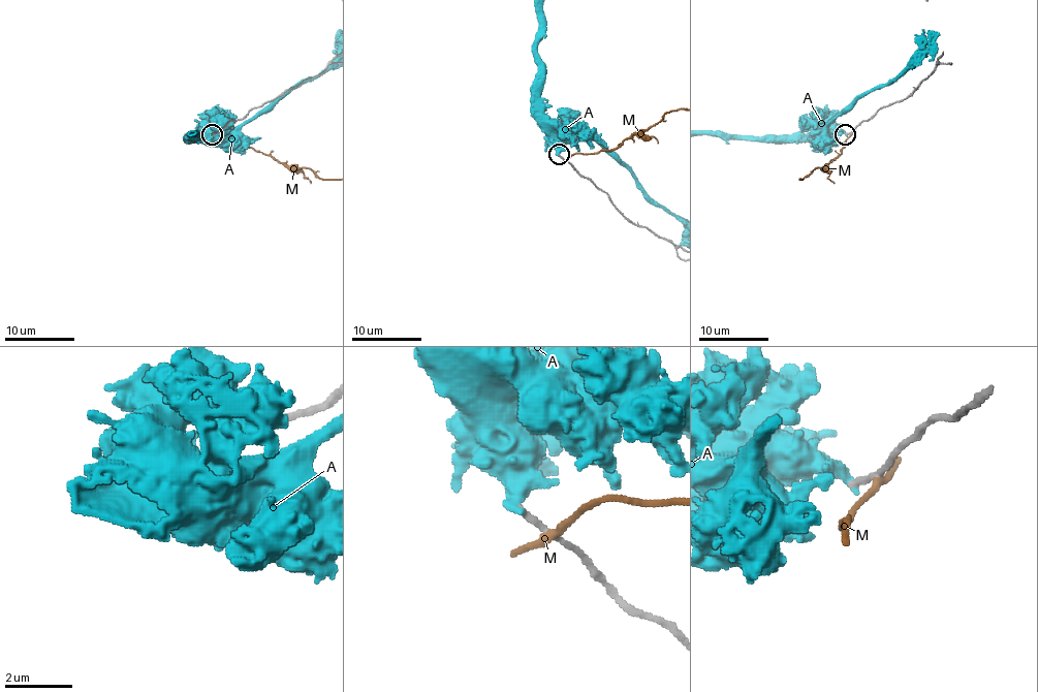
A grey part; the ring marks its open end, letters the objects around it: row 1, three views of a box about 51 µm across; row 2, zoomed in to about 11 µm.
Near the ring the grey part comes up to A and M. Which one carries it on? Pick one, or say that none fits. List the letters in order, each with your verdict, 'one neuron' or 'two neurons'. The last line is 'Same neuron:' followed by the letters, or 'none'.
A: two neurons
M: two neurons
Same neuron: none

